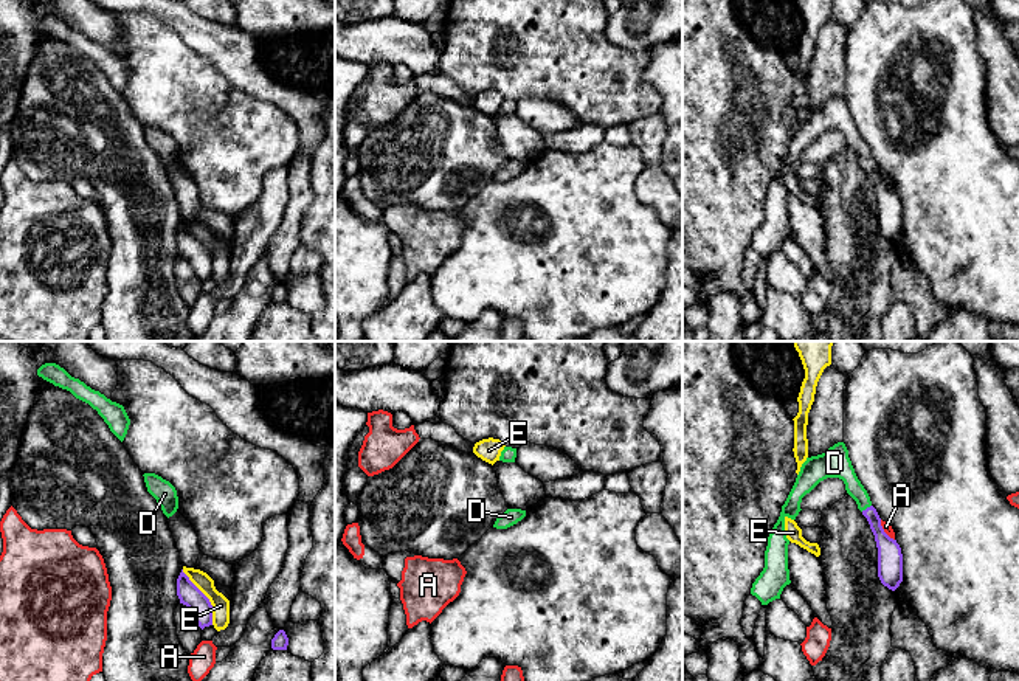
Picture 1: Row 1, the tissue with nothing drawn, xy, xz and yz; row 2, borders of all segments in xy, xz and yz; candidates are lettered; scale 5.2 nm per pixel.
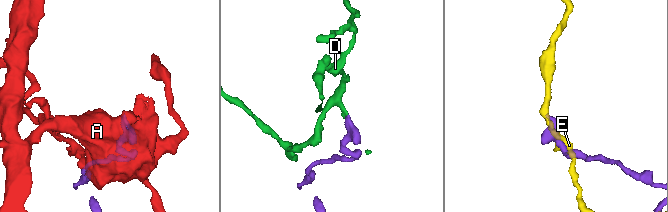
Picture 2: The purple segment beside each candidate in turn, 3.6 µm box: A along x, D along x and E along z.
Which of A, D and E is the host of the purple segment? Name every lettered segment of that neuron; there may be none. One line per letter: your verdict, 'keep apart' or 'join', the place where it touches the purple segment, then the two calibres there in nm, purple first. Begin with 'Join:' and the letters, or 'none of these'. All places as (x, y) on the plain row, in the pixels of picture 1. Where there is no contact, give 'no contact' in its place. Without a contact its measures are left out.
Join: D
A: keep apart; meets purple in yz at (883, 183); 130 nm thick on the purple side, 50 nm on the other
D: join; meets purple in yz at (867, 160); 110 nm thick on the purple side, 120 nm on the other
E: keep apart; meets purple in xy at (207, 250); 120 nm thick on the purple side, 100 nm on the other

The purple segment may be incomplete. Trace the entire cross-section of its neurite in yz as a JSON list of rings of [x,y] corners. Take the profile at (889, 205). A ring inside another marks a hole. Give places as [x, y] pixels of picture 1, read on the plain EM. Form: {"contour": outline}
{"contour": [[[838,95],[825,105],[807,110],[782,158],[780,169],[771,181],[765,203],[765,220],[751,240],[751,247],[755,248],[762,258],[780,251],[783,240],[791,236],[788,222],[789,192],[785,186],[785,171],[796,172],[802,163],[802,150],[827,130],[842,132],[847,146],[856,154],[858,161],[867,171],[878,200],[878,230],[881,236],[895,244],[903,234],[901,200],[896,192],[884,185],[881,171],[855,126],[845,96]]]}

